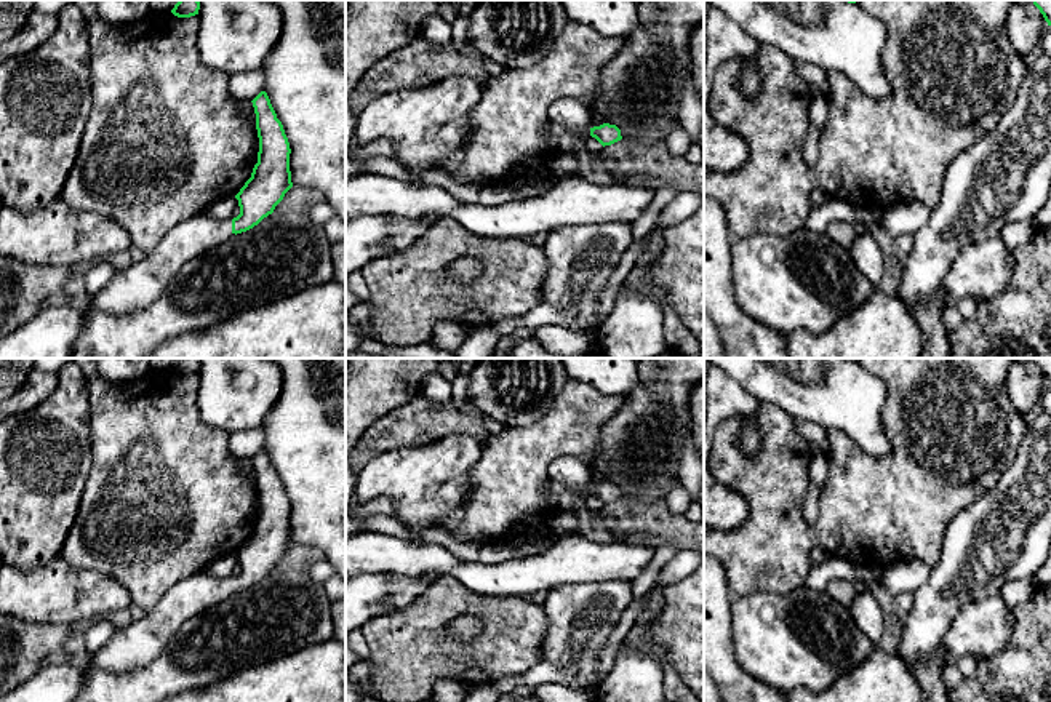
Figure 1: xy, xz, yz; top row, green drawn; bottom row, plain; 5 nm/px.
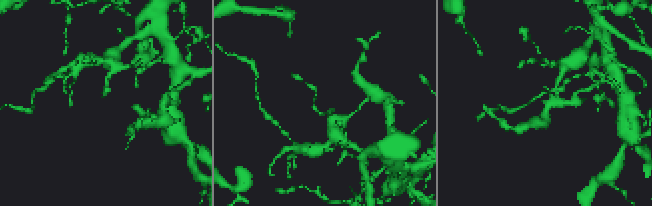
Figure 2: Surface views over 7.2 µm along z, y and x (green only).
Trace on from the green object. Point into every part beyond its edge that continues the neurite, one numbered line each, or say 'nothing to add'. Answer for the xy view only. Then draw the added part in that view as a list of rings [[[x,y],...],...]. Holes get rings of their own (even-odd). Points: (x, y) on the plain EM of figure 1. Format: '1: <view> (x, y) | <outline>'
1: xy (141, 642) | [[[202,571],[179,580],[142,619],[117,630],[102,649],[91,654],[90,667],[122,673],[150,664],[187,619],[230,595],[232,577],[218,579]]]

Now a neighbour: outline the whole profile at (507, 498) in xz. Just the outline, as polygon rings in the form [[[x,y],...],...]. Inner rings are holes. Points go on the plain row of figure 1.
[[[568,377],[565,389],[541,421],[525,427],[506,427],[490,437],[470,472],[472,486],[464,515],[456,528],[446,528],[459,544],[501,544],[515,536],[550,534],[549,502],[544,485],[553,459],[569,456],[590,464],[600,451],[600,429],[624,405],[625,397],[608,397]]]

